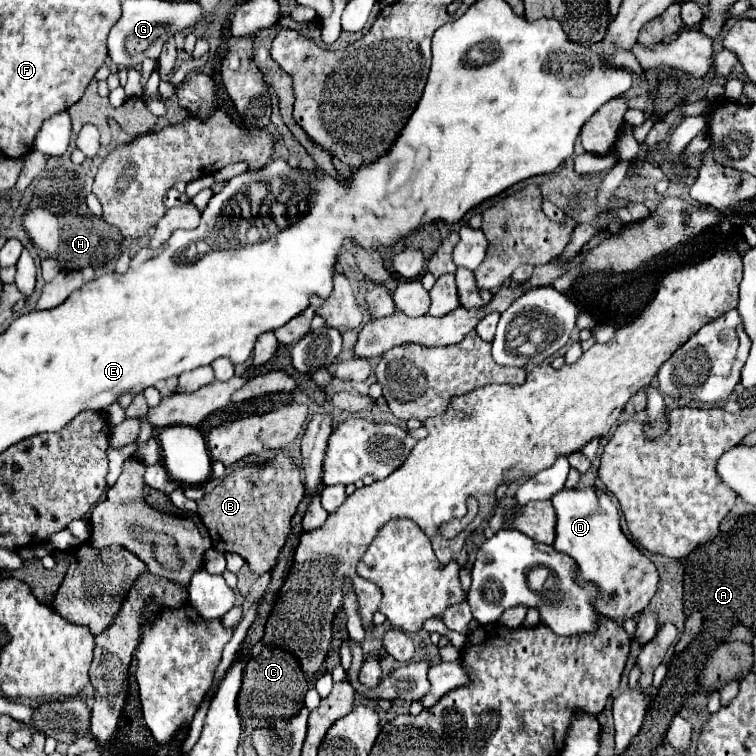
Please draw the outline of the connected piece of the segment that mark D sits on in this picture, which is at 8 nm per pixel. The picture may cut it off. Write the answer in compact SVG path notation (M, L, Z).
M584 486L584 488L562 488L550 498L554 510L556 510L556 540L554 548L572 556L580 568L580 580L592 580L596 586L600 586L600 598L598 598L598 612L606 614L612 620L626 620L632 616L638 616L650 602L650 598L656 592L658 584L658 572L656 566L638 550L638 546L628 540L620 528L620 514L610 496L596 486Z

